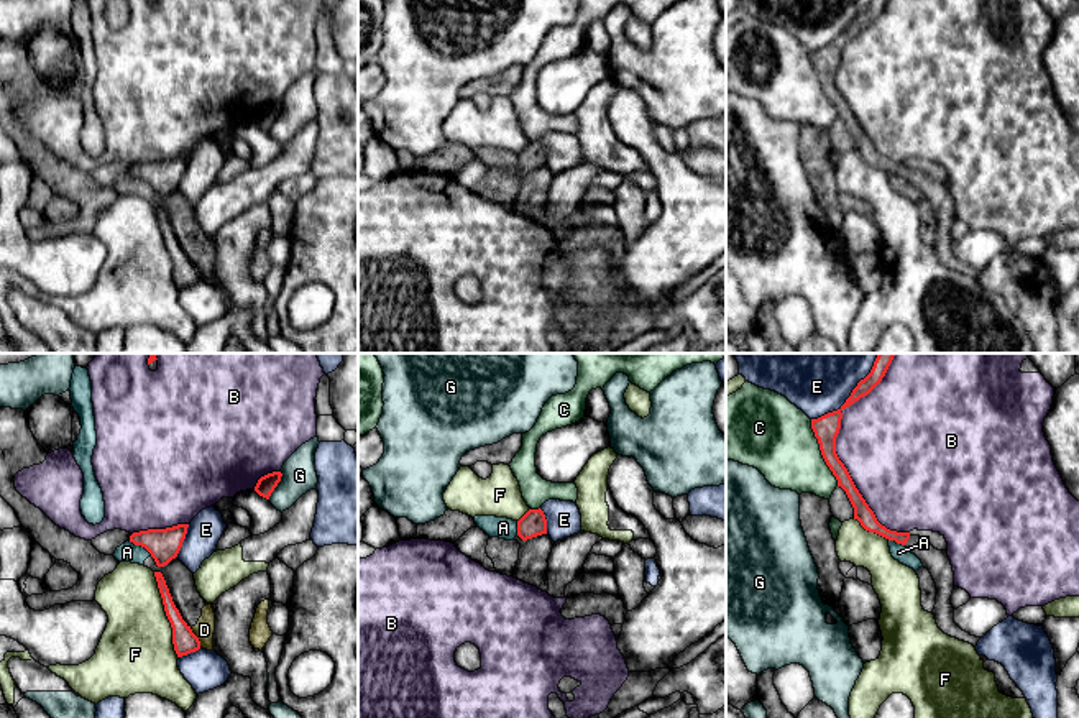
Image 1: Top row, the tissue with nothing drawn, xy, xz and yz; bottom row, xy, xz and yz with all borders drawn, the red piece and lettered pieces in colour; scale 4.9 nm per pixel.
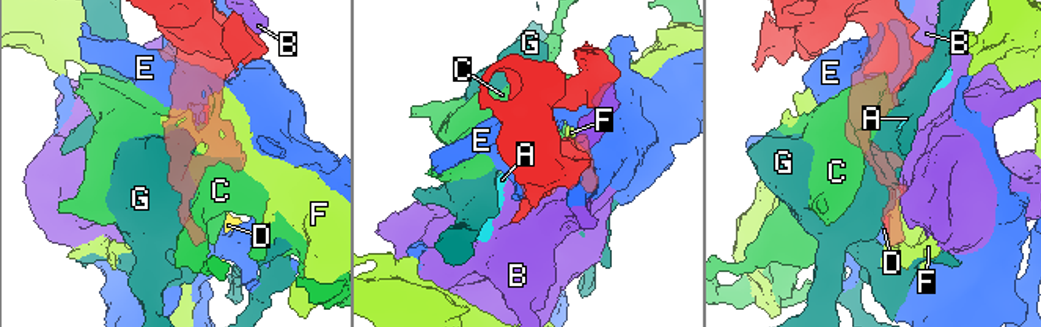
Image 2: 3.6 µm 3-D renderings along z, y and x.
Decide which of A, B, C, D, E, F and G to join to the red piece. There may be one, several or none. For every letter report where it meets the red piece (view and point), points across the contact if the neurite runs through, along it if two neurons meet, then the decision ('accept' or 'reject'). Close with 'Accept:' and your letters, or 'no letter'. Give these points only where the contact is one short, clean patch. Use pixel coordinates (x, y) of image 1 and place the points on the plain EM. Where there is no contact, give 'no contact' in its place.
A: meets red in xy at (140, 176); border along xy (128, 173), (142, 178), (151, 188); reject
B: meets red in yz at (836, 87); reject
C: meets red in yz at (821, 84); reject
D: meets red in xy at (197, 270); border along xy (189, 260), (201, 278); reject
E: meets red in yz at (846, 33); reject
F: meets red in xy at (166, 247); reject
G: meets red in xy at (276, 117); border along xy (281, 104), (281, 112), (268, 130); reject
Accept: no letter

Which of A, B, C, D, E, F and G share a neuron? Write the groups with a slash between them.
A D / B / C / E / F / G

